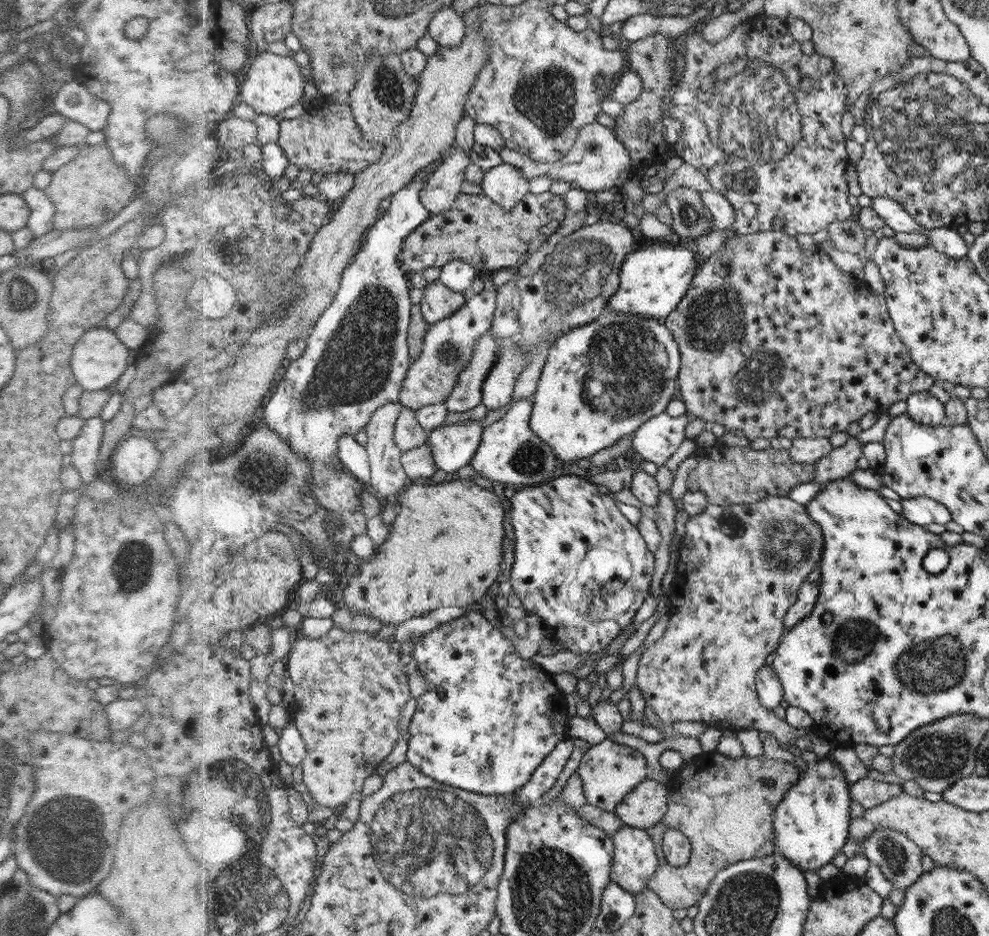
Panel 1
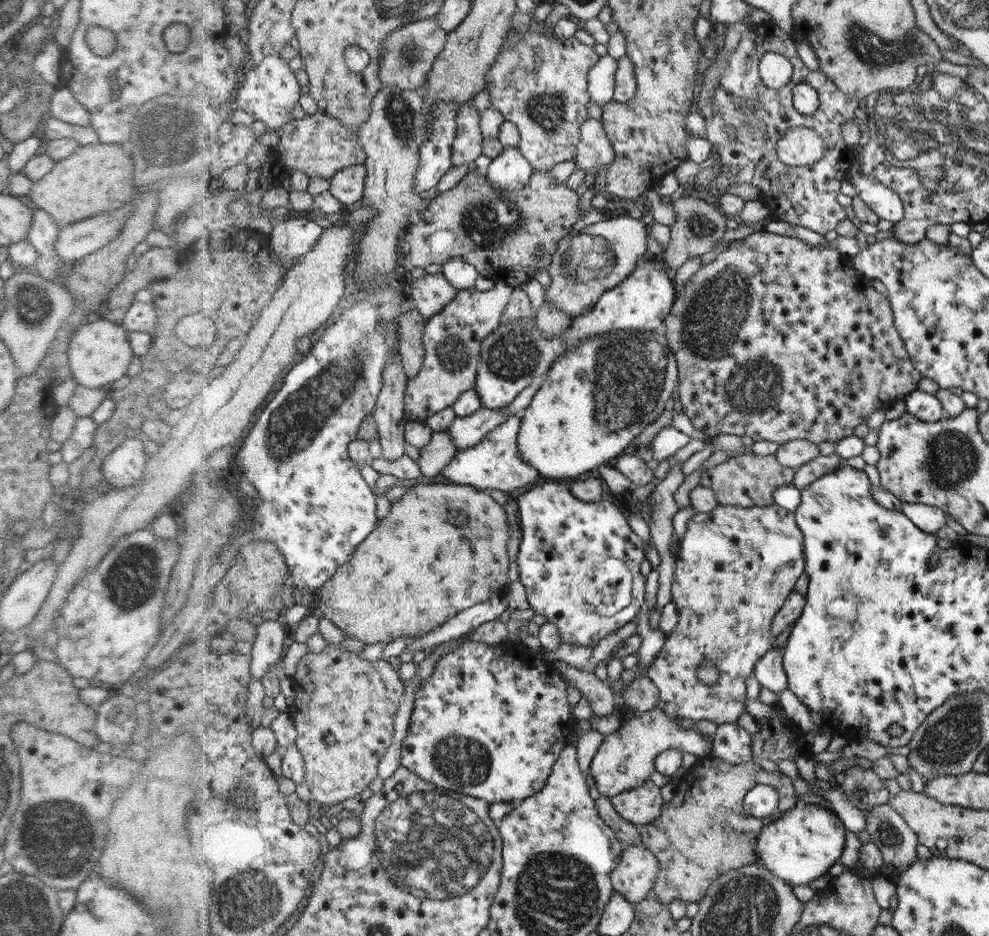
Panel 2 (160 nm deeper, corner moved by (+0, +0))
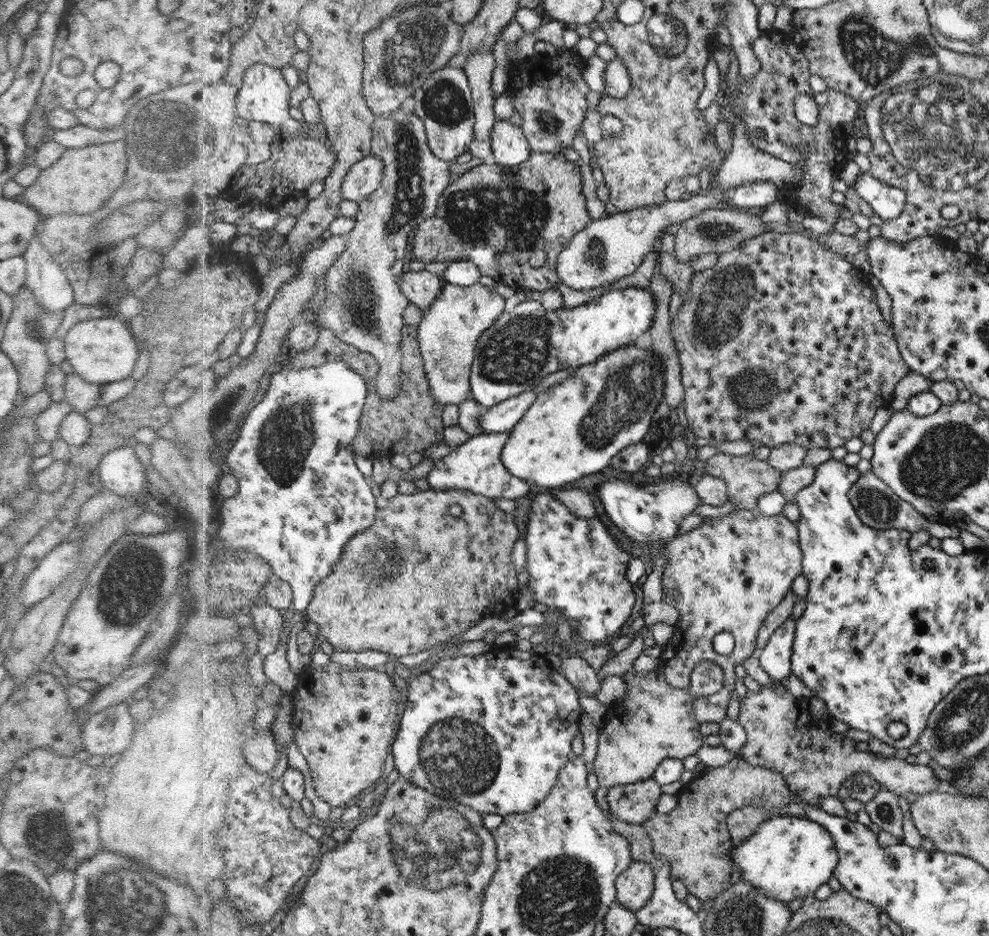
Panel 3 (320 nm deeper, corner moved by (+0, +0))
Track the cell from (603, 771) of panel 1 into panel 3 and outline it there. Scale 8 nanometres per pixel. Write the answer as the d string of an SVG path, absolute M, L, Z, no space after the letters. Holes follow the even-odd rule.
M702 660L692 671L690 686L685 689L670 685L659 668L640 676L628 671L622 681L626 683L626 696L622 702L612 703L613 707L606 712L608 723L600 731L597 755L591 763L598 783L608 790L651 779L665 758L682 760L701 750L704 740L700 726L696 726L700 721L692 712L692 703L696 697L719 691L724 683L724 672L714 661Z

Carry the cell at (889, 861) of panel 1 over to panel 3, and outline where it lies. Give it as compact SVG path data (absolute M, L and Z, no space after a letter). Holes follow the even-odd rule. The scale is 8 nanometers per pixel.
M882 788L876 798L866 803L864 810L867 810L872 822L882 831L893 834L898 844L903 843L903 811L895 792Z

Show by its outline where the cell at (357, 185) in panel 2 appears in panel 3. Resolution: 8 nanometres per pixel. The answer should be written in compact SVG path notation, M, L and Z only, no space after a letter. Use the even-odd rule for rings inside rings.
M371 155L352 167L344 182L344 198L358 204L370 199L386 175L386 162L380 156Z

